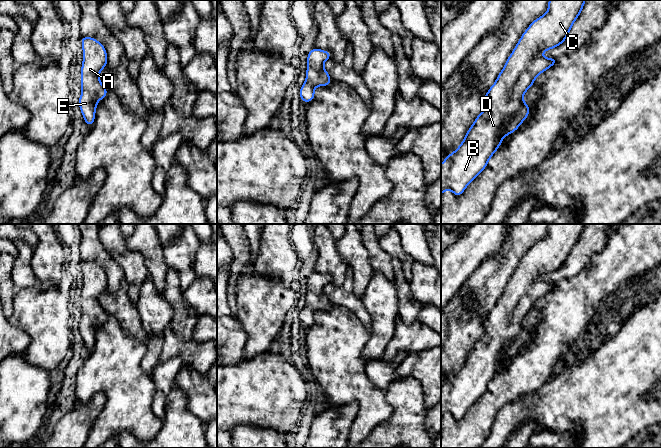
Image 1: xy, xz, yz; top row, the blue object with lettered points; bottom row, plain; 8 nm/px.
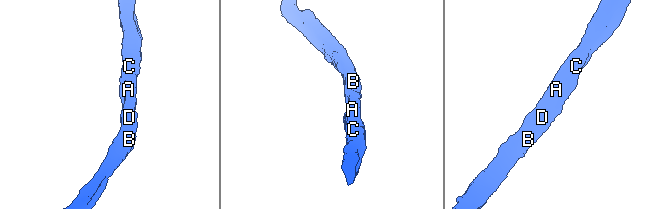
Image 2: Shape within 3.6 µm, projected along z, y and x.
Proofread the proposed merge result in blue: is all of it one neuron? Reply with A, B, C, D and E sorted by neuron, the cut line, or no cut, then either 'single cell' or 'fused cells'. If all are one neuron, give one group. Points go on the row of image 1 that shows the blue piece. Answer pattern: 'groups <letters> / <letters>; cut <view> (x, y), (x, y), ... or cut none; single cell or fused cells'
groups A B C D E; cut none; single cell

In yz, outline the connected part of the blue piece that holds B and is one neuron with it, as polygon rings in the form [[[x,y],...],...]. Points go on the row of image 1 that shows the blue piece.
[[[549,0],[547,12],[535,19],[522,34],[494,85],[486,93],[482,113],[476,117],[459,147],[447,155],[441,164],[441,195],[445,190],[451,190],[455,196],[462,195],[471,181],[485,169],[491,156],[501,145],[503,138],[517,130],[528,117],[529,105],[523,101],[525,92],[534,84],[538,75],[557,63],[557,58],[544,58],[541,53],[558,47],[567,39],[568,33],[575,20],[578,19],[585,2],[586,0]]]

